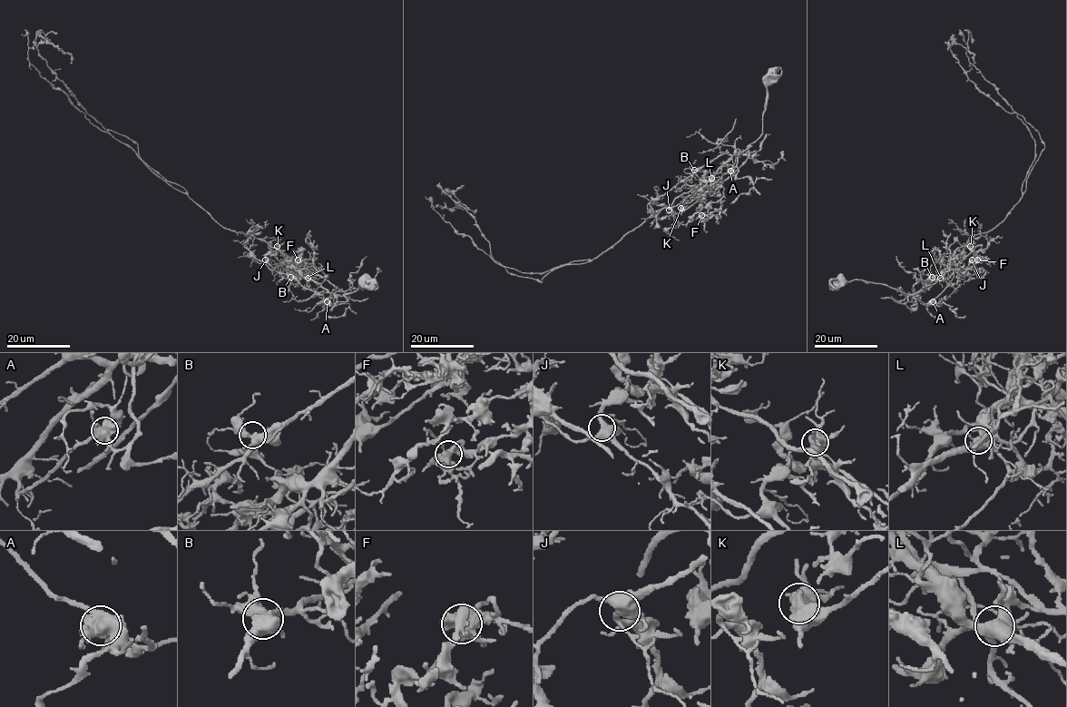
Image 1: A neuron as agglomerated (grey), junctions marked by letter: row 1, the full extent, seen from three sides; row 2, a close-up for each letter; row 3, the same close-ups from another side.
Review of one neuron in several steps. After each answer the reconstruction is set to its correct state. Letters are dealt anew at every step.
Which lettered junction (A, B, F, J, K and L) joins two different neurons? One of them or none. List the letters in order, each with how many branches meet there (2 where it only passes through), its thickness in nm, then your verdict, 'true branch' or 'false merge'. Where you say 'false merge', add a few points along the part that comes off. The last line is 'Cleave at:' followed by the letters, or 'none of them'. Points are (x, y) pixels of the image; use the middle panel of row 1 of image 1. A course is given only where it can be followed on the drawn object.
A: 4 branches meet; 650 nm thick; false merge; foreign part runs (730, 171), (684, 192), (597, 257), (557, 267), (542, 282), (498, 262), (476, 221), (439, 187), (475, 211)
B: 4 branches meet; 460 nm thick; true branch
F: 4 branches meet; 550 nm thick; true branch
J: 4 branches meet; 480 nm thick; true branch
K: 4 branches meet; 550 nm thick; true branch
L: 4 branches meet; 480 nm thick; true branch
Cleave at: A

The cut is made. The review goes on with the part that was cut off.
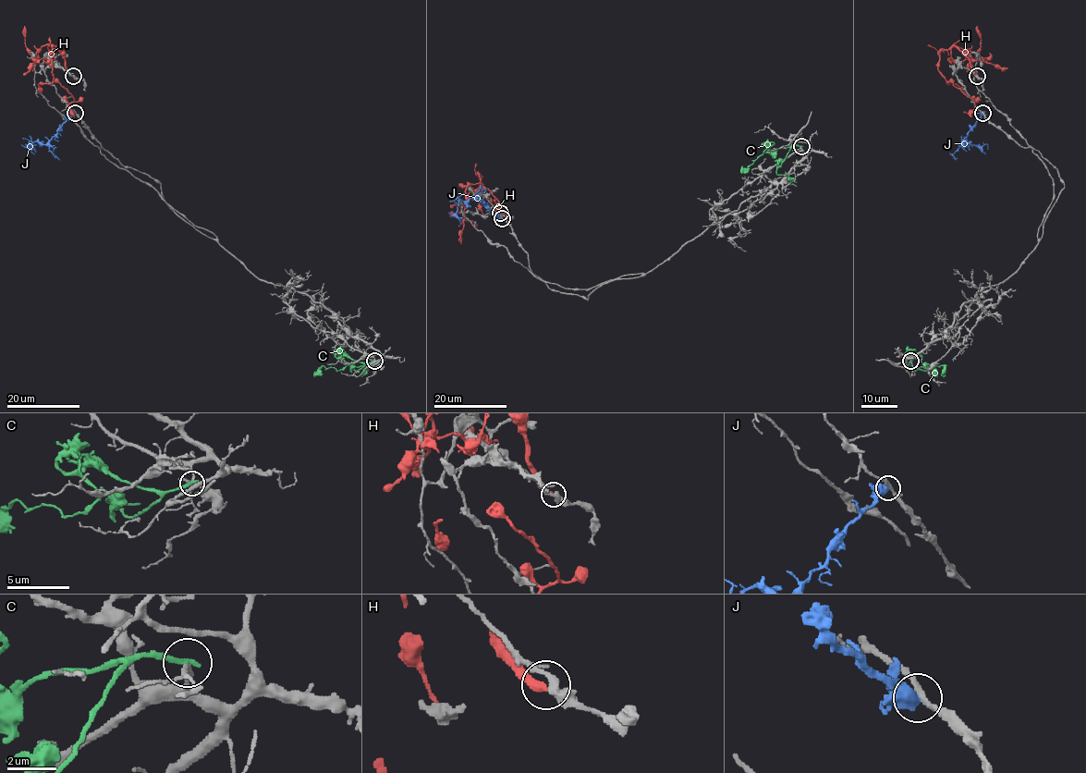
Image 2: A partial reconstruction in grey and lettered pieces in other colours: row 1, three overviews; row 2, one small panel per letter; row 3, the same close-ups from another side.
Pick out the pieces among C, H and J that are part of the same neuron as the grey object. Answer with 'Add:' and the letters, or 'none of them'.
Add: none of them

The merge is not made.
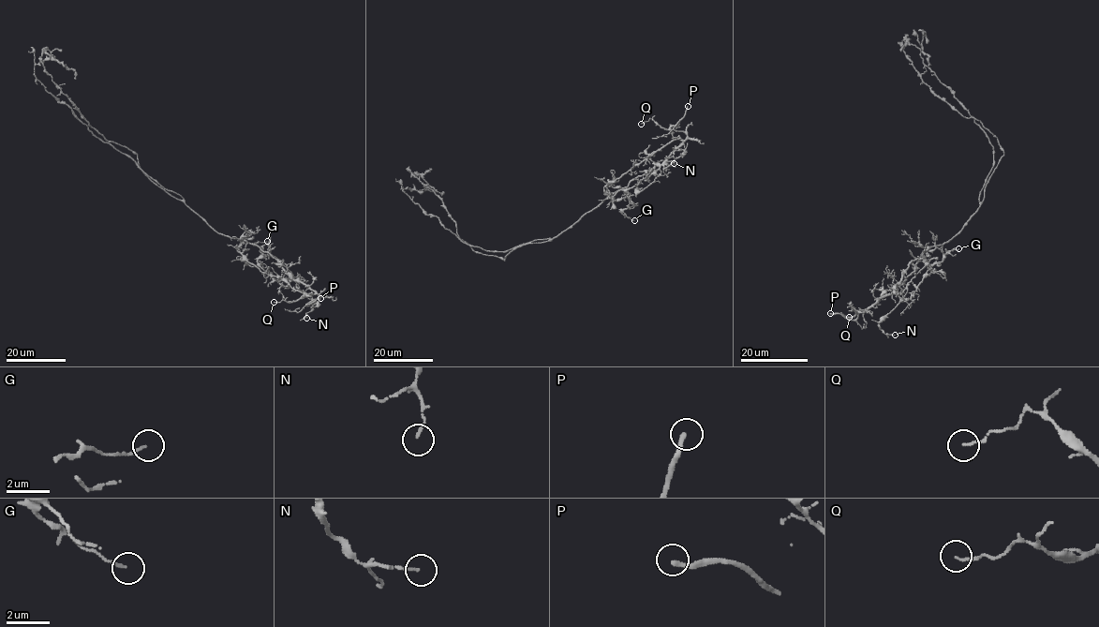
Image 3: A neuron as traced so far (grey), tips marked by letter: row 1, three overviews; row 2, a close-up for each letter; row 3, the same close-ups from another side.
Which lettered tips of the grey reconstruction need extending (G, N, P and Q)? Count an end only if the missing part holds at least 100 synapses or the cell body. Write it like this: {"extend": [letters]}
{"extend": ["P"]}

